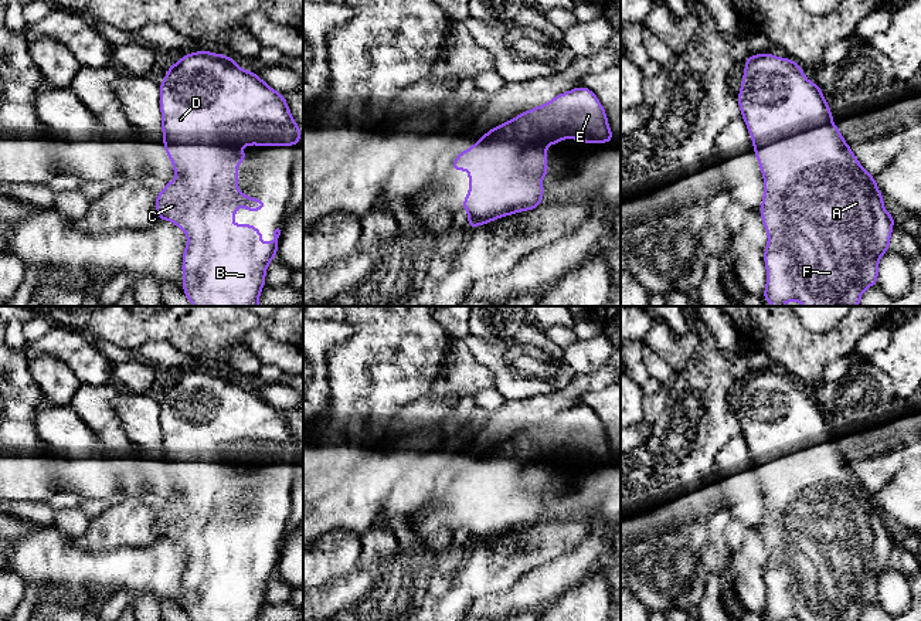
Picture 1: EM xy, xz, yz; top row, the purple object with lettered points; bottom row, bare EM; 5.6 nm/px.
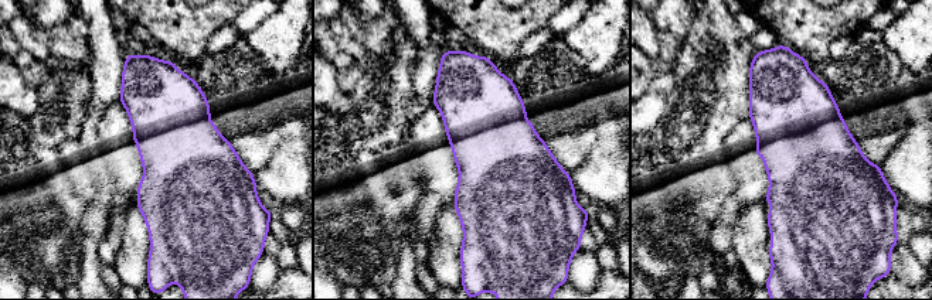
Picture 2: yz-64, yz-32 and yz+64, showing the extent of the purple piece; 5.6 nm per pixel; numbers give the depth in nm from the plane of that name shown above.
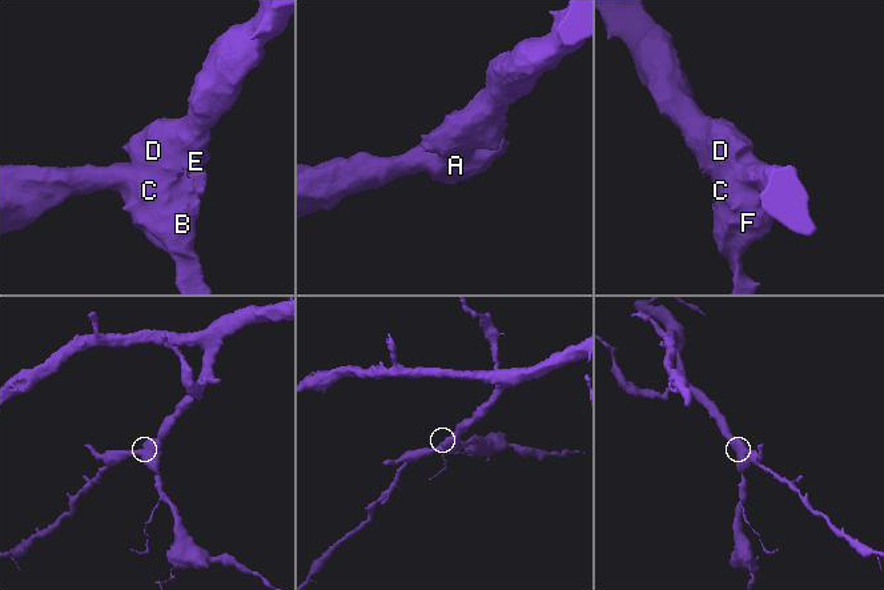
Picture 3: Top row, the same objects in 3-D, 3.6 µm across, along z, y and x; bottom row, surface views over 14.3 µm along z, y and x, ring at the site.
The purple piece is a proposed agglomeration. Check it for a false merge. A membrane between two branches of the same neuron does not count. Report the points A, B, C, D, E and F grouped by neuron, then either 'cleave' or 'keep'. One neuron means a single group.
A B C D E F | keep

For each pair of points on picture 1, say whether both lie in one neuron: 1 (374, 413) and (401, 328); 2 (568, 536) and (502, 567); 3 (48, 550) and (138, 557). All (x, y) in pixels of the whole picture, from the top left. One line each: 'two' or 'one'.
1: one
2: one
3: one

